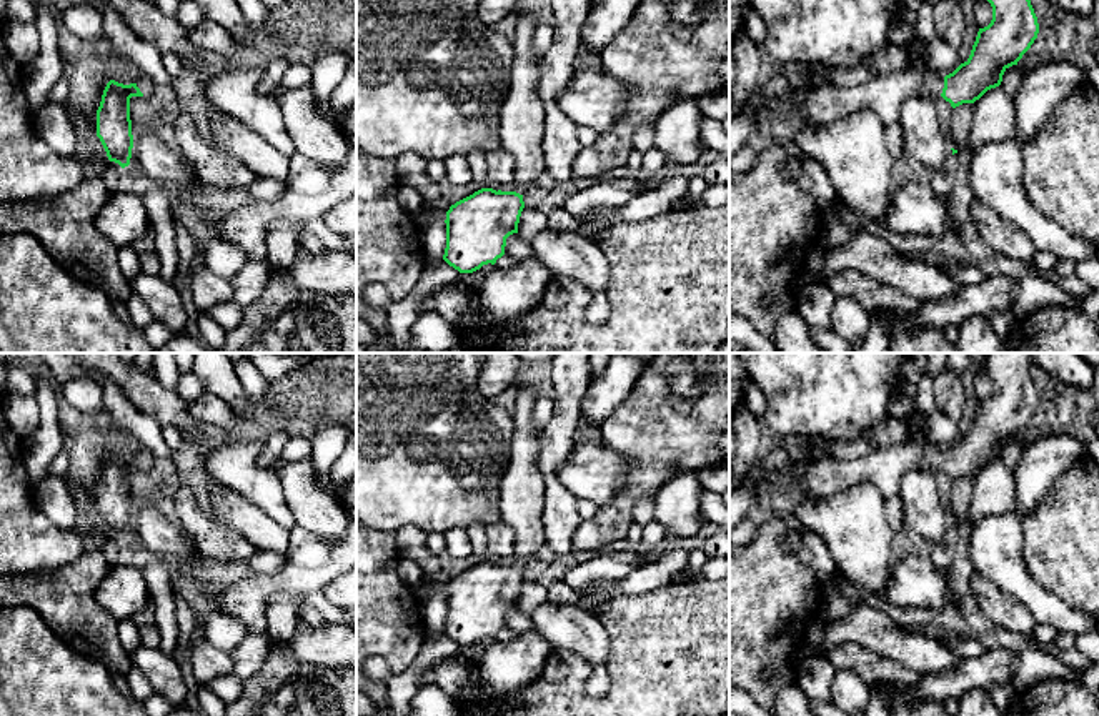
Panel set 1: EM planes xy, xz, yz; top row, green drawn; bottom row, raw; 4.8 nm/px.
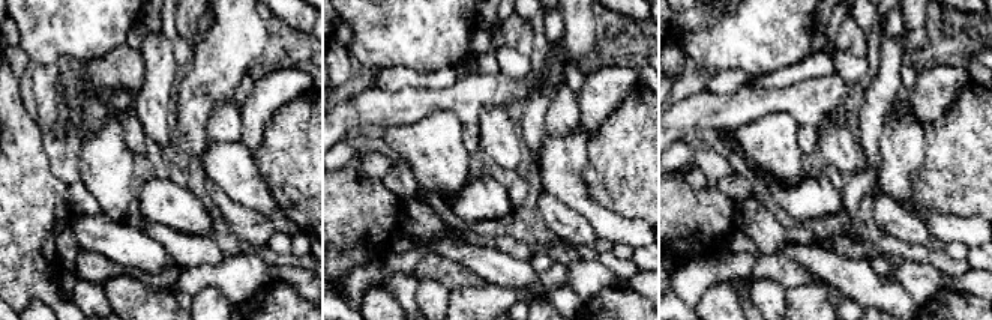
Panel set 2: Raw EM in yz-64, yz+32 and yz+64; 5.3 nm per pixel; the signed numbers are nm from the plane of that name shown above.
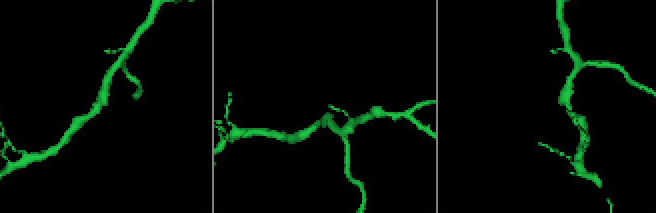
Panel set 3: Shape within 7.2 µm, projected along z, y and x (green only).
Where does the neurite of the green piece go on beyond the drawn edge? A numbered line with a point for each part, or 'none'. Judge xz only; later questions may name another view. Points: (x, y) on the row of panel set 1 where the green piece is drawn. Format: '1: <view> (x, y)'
1: xz (522, 130)

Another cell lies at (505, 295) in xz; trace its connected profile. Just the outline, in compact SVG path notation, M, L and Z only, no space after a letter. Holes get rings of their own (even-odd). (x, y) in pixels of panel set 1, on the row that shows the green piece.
M535 256L508 270L490 271L478 288L485 323L496 326L531 311L551 278L553 273Z

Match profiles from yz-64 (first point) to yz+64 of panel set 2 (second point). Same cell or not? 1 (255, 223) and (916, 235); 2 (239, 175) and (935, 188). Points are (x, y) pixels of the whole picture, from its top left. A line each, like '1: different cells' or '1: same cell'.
1: same cell
2: different cells

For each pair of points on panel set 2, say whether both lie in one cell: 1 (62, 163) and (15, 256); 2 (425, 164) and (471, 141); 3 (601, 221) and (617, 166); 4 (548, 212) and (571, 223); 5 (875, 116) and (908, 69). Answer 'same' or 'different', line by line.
1: different
2: different
3: different
4: same
5: different

